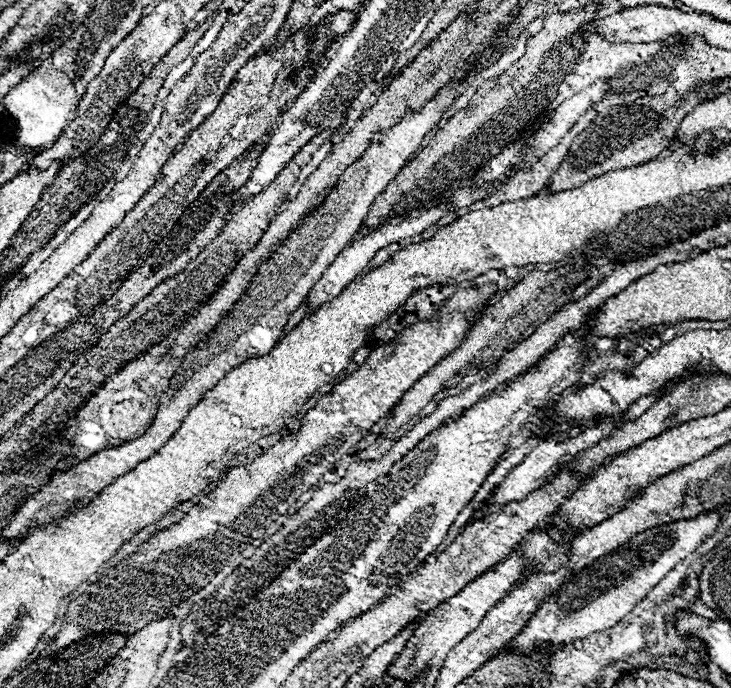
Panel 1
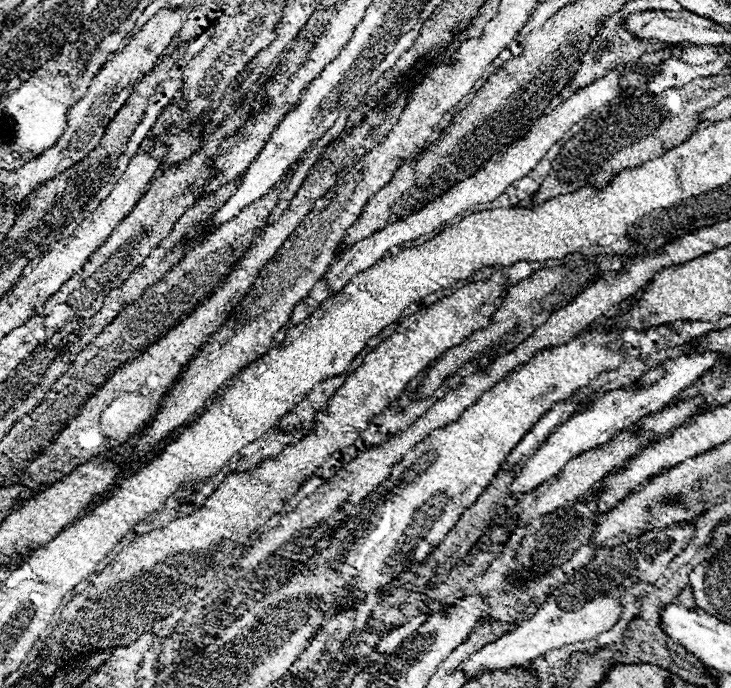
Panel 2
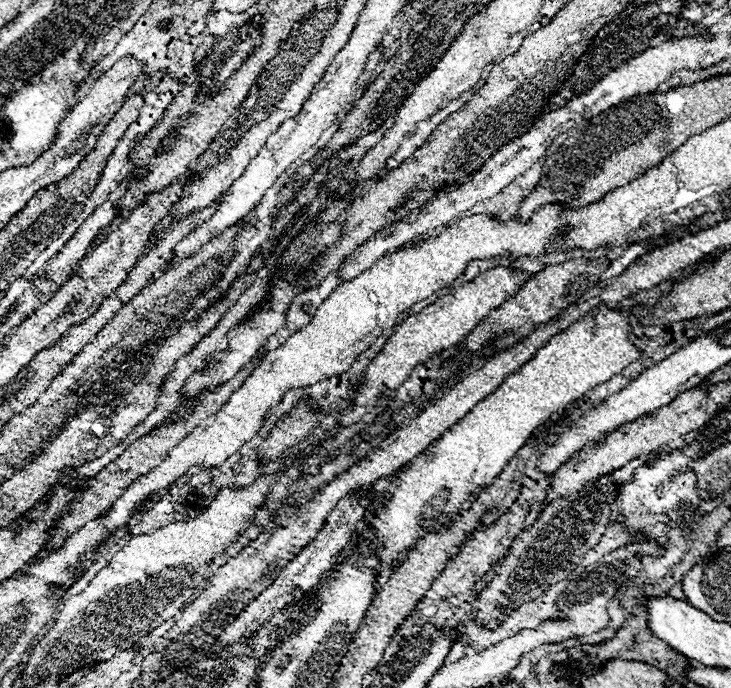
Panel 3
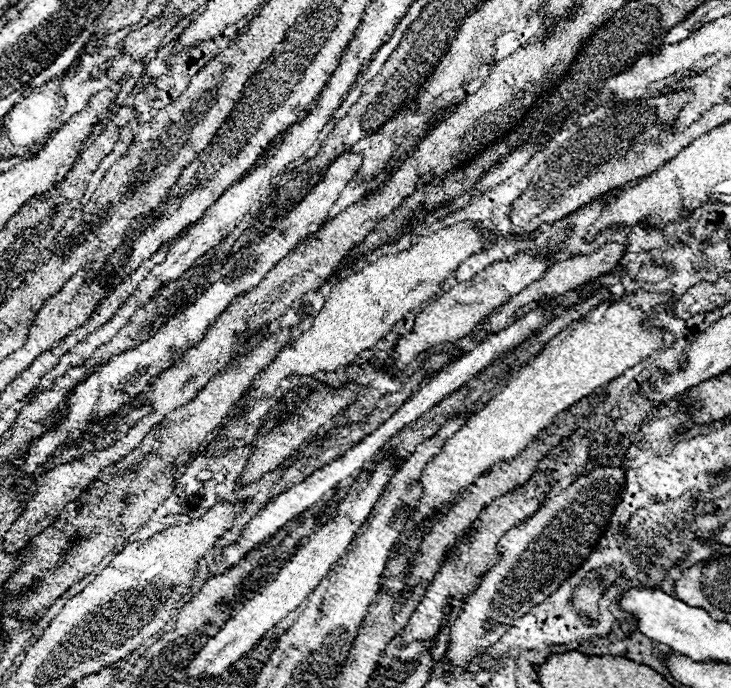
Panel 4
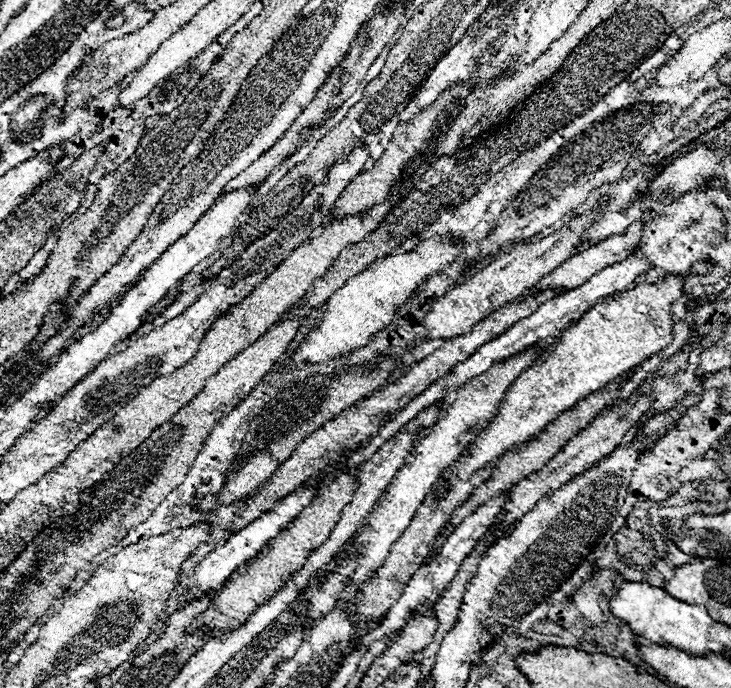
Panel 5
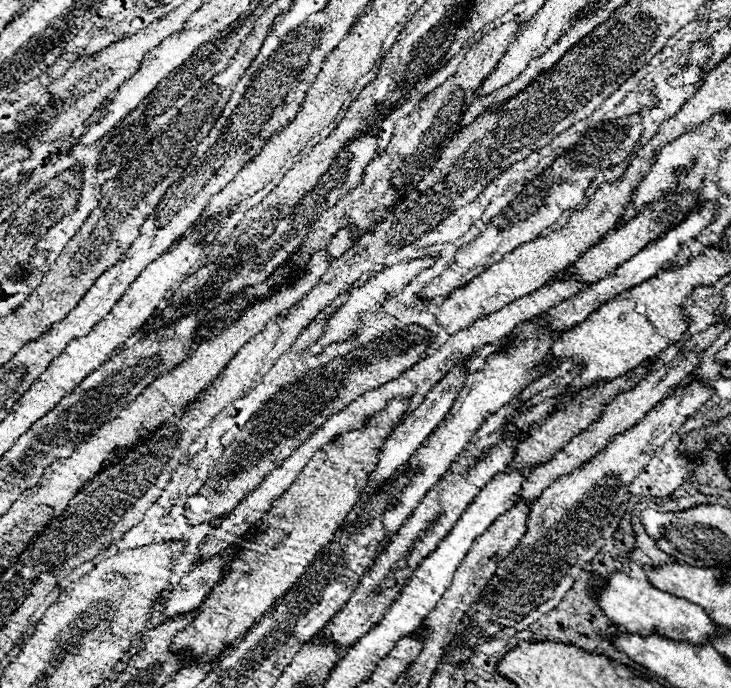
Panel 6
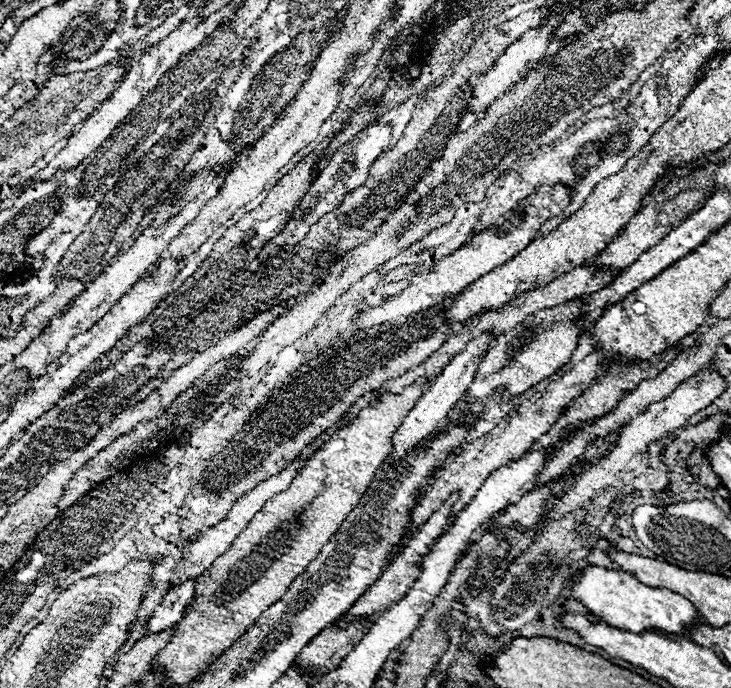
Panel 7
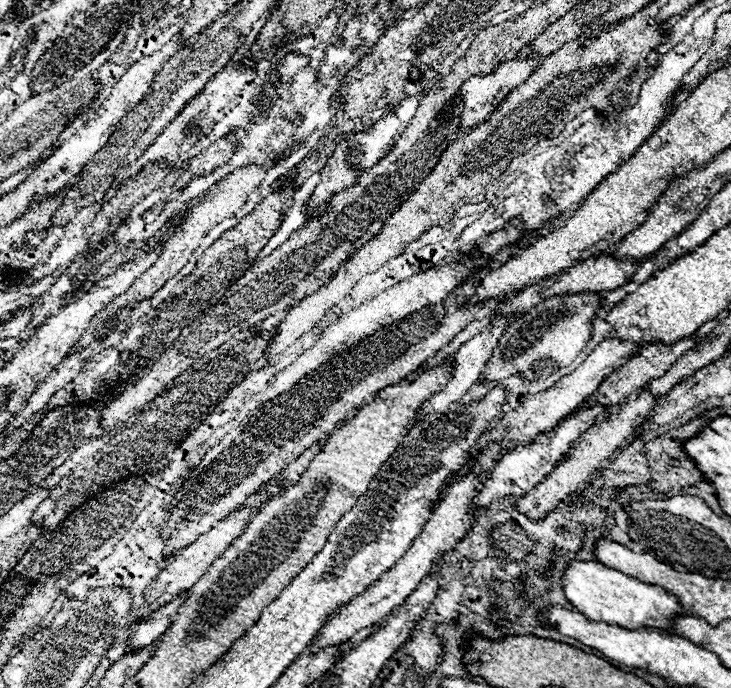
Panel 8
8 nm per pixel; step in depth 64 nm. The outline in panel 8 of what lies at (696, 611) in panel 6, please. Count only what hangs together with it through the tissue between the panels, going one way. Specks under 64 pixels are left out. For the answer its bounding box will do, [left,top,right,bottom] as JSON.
[562,560,682,630]

